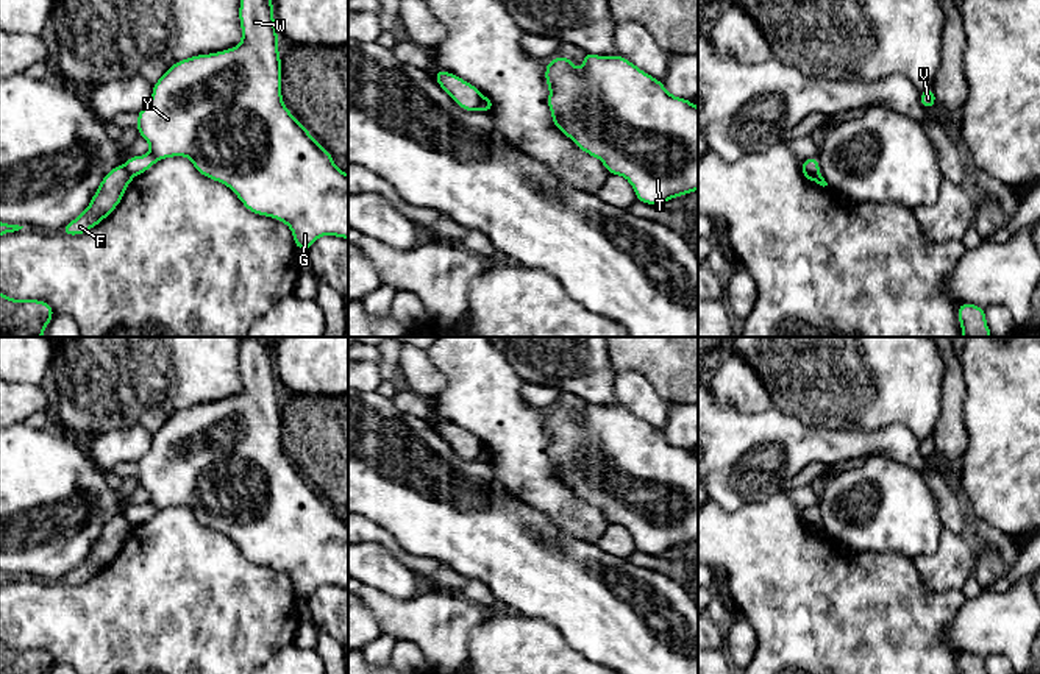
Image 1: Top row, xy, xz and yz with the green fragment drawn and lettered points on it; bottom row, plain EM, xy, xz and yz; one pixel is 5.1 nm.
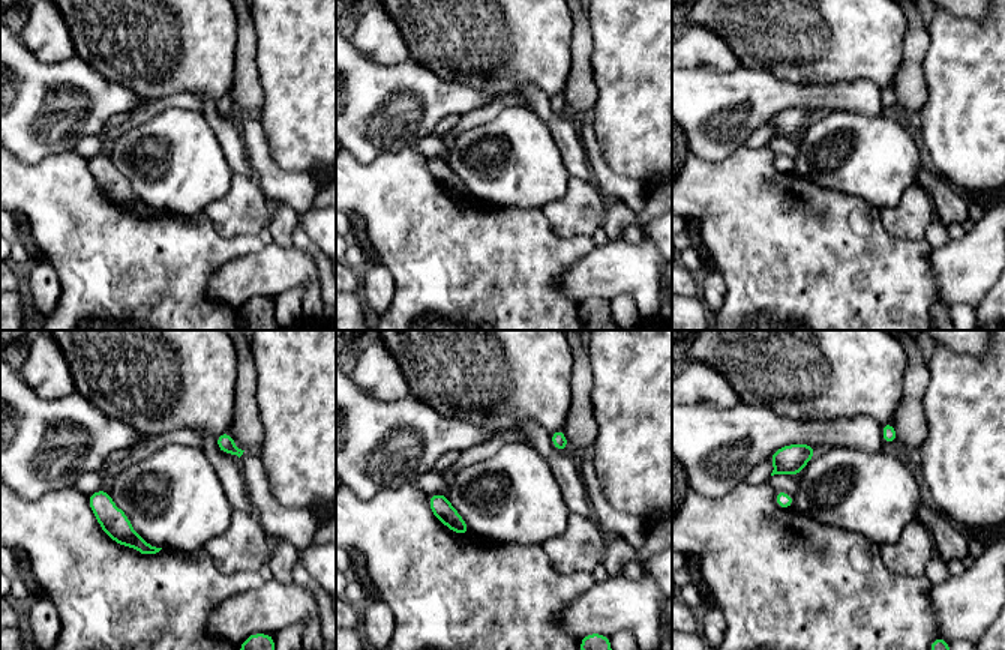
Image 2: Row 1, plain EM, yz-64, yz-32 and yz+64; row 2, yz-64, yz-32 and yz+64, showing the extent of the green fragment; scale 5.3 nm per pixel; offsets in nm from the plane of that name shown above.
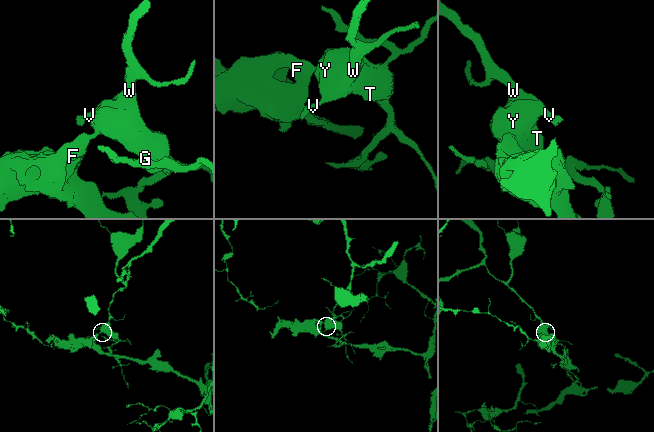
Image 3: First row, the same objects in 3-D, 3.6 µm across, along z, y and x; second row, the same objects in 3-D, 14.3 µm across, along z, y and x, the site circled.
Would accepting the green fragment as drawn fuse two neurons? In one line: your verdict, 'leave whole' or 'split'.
split

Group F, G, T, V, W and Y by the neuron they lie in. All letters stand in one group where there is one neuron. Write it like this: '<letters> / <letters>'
F / G T V W Y

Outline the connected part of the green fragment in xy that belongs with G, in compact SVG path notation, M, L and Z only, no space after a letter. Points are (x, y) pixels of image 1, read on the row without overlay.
M240 337L239 371L242 390L236 396L176 410L153 434L150 451L137 462L136 481L148 491L150 501L145 506L130 506L126 518L136 526L161 509L184 506L200 524L230 537L250 562L286 573L292 580L294 594L305 602L322 585L348 588L348 524L334 515L333 504L283 451L272 337Z

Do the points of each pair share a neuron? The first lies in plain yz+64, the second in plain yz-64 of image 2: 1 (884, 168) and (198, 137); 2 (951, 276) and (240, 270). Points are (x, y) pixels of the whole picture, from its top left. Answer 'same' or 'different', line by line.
1: same
2: same

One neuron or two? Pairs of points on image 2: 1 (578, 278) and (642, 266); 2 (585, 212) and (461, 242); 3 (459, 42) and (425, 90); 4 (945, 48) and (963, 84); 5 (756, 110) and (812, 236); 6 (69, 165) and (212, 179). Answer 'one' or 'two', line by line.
1: one
2: two
3: two
4: one
5: two
6: two

